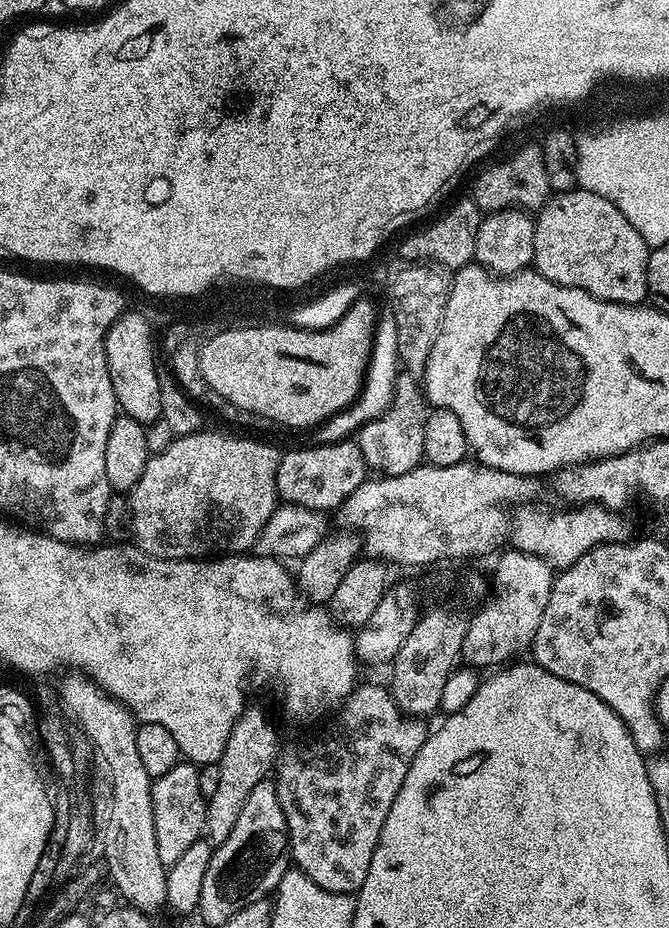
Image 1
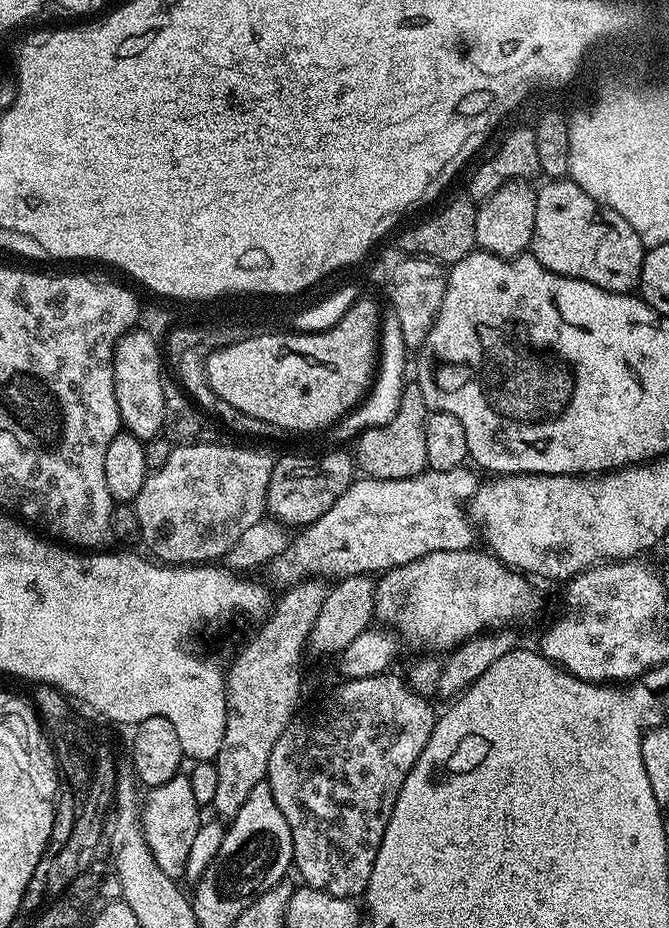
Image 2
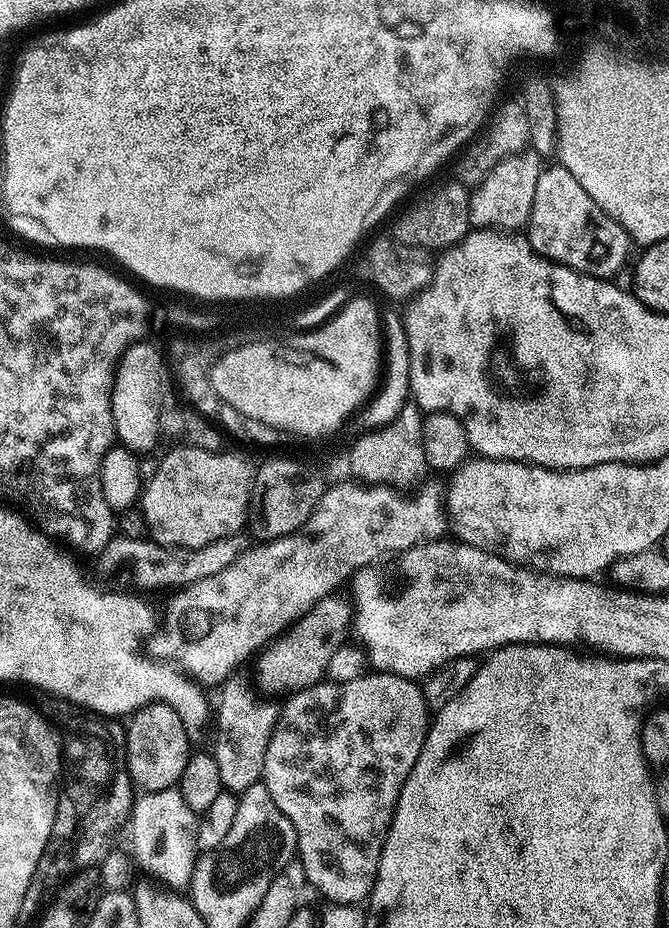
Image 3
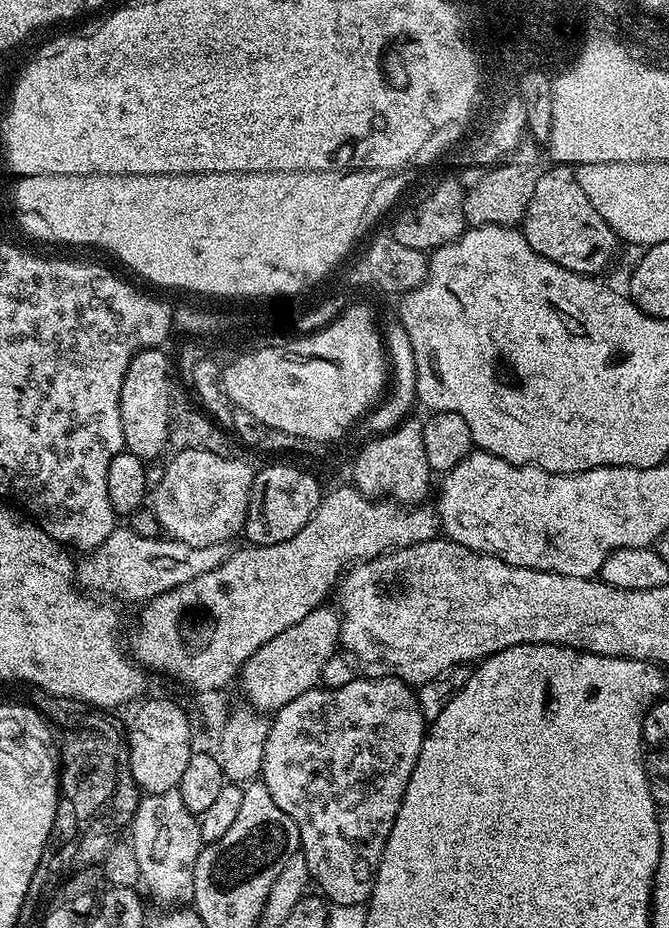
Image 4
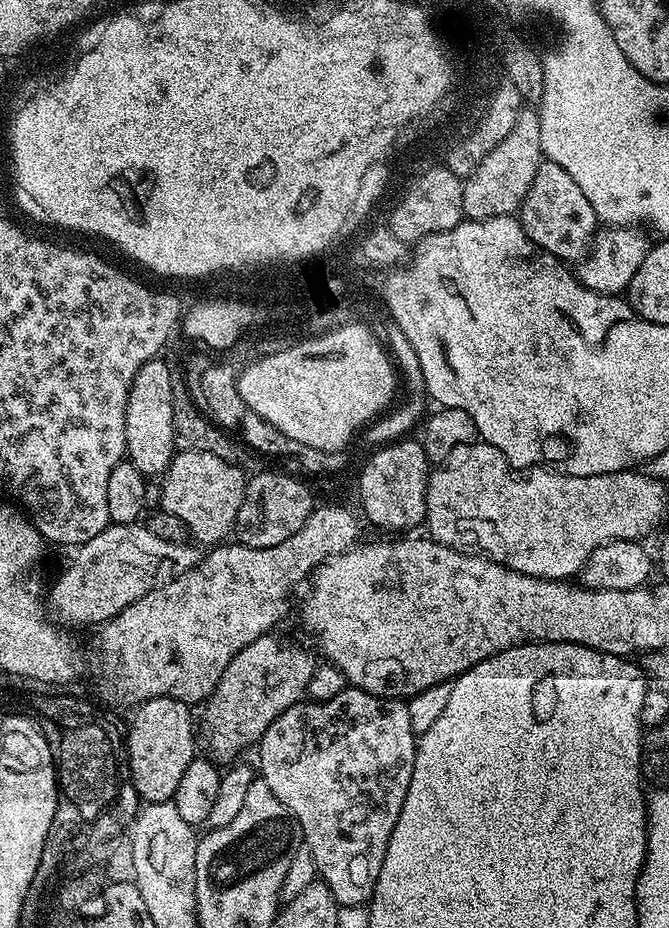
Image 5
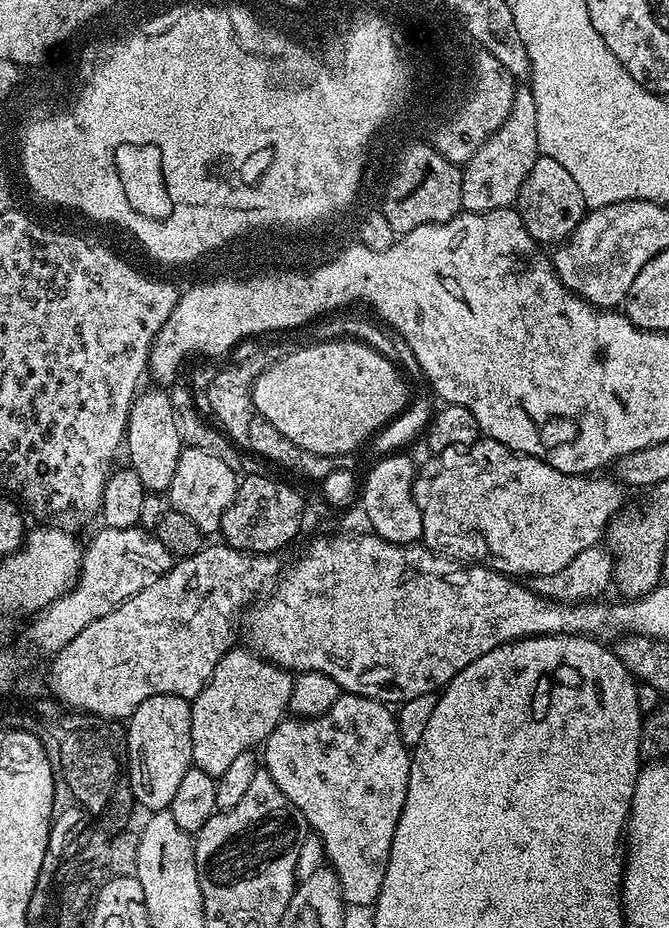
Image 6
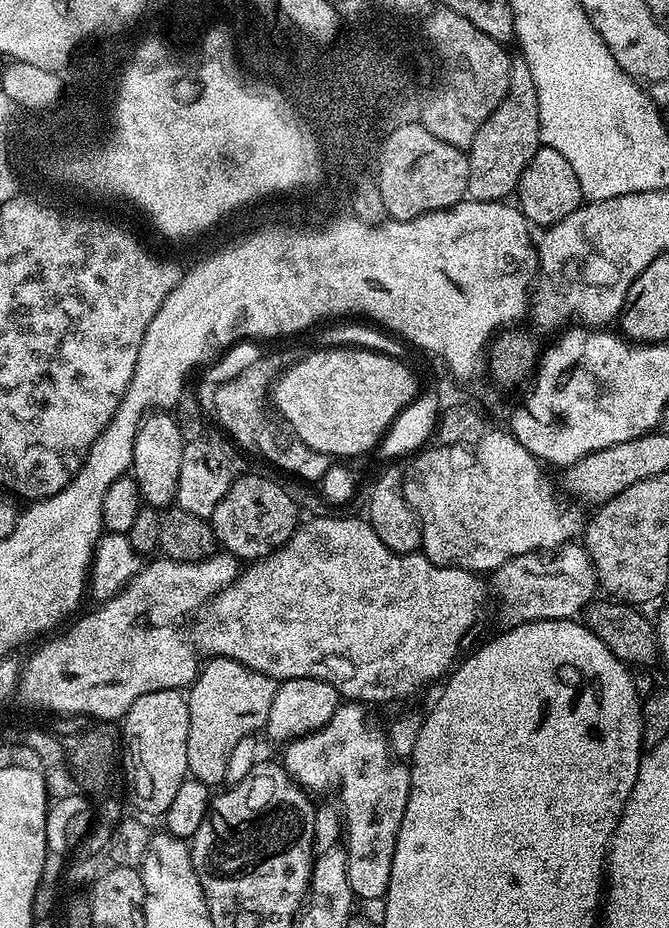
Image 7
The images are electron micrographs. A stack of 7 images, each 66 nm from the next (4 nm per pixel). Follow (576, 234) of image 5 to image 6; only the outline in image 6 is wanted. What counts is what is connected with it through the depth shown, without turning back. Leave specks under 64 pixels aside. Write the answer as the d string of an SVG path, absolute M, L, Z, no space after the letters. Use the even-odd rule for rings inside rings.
M542 155L536 157L534 166L530 166L530 174L526 174L526 182L522 182L514 207L526 230L541 246L563 244L586 215L586 205L582 190L578 190L578 182L574 182L574 177L567 172L566 166L562 166L562 162L554 162L554 158Z

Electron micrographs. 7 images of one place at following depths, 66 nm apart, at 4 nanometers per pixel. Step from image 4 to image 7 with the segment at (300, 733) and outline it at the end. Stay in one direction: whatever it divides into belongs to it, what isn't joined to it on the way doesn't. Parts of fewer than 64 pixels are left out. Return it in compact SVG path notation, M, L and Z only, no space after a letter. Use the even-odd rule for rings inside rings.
M360 702L341 703L334 710L330 722L326 722L326 726L300 736L297 740L287 741L283 745L284 760L282 759L282 767L305 790L324 792L328 784L340 784L338 808L342 813L342 828L346 833L346 840L348 836L346 874L350 878L353 897L360 902L388 895L390 866L394 866L394 846L398 842L398 826L402 826L402 814L406 814L406 798L410 798L412 777L409 765L393 756L388 749L385 729L368 721L367 711L369 709Z

